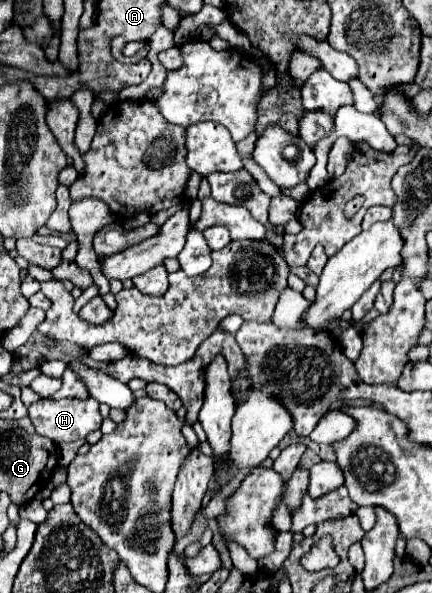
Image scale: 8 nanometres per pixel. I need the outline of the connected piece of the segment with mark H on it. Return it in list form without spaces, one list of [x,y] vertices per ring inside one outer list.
[[[41,398],[29,406],[29,418],[37,434],[51,438],[55,444],[83,440],[89,432],[99,430],[103,420],[99,414],[99,402],[93,398]]]

